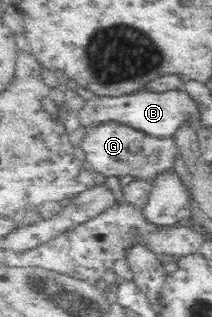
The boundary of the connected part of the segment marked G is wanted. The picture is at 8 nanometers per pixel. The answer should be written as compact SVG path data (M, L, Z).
M116 122L86 128L81 148L85 153L86 163L90 163L88 167L104 174L105 177L131 175L150 182L158 173L172 168L174 160L179 157L177 146L171 137L158 139L146 136Z

